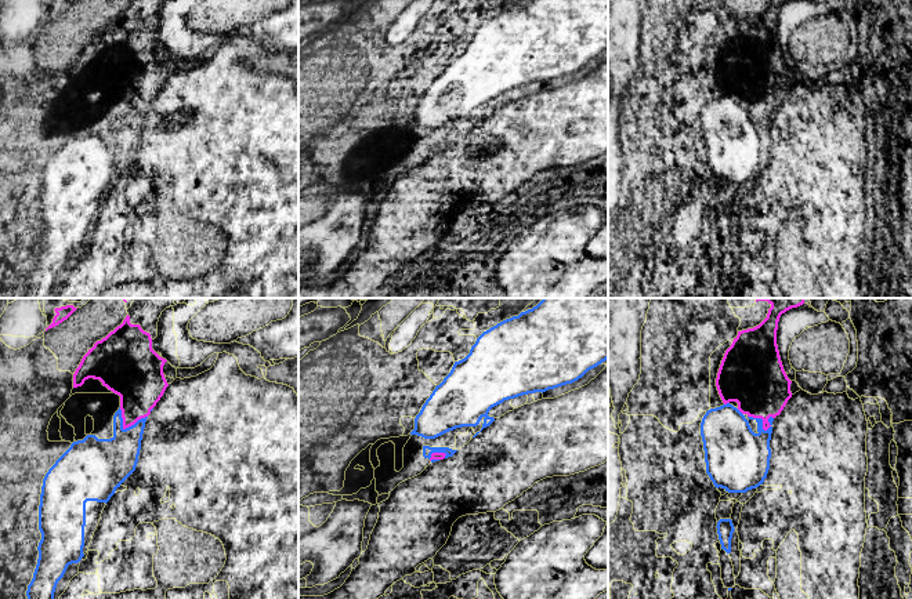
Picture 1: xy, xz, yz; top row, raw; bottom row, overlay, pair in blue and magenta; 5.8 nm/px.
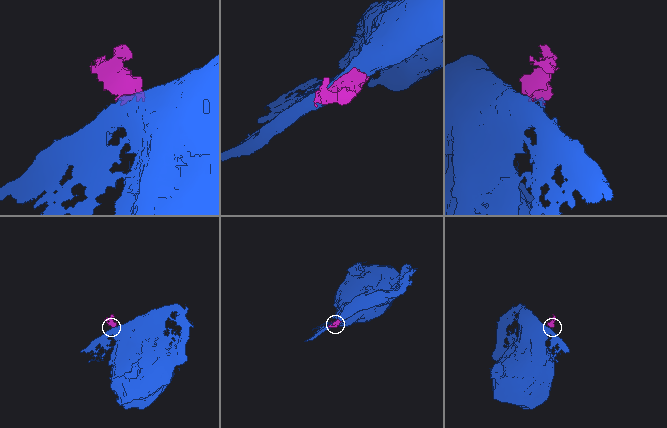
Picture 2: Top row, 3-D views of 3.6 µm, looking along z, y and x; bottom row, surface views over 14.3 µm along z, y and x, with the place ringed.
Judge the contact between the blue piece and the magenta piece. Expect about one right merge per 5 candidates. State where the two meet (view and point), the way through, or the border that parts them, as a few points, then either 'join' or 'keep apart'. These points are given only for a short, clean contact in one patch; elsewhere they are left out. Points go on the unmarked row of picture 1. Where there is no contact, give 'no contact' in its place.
meets blue in xy at (126, 119); keep apart

